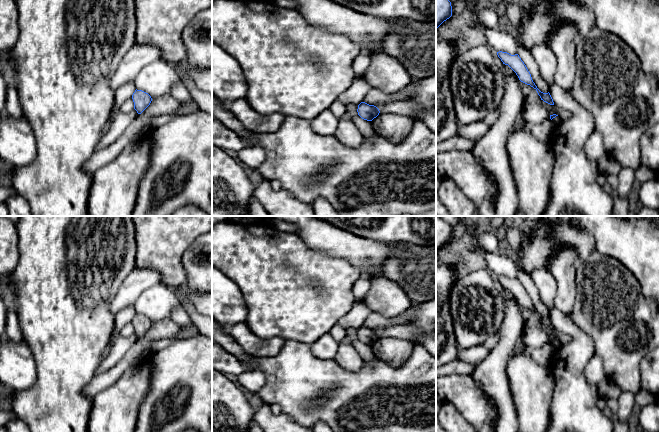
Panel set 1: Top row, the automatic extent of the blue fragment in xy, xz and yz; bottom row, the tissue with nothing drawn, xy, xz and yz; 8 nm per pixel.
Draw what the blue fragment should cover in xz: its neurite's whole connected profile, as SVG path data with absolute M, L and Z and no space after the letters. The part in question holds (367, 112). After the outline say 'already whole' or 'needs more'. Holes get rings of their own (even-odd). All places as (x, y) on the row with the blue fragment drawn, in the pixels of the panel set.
M361 102L358 105L358 109L357 109L358 115L367 121L372 121L374 118L376 118L380 111L379 109L374 106L374 105L369 105L365 102Z | already whole

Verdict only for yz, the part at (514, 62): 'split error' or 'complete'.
complete

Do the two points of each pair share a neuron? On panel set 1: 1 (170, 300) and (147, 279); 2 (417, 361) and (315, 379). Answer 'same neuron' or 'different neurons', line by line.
1: different neurons
2: same neuron

